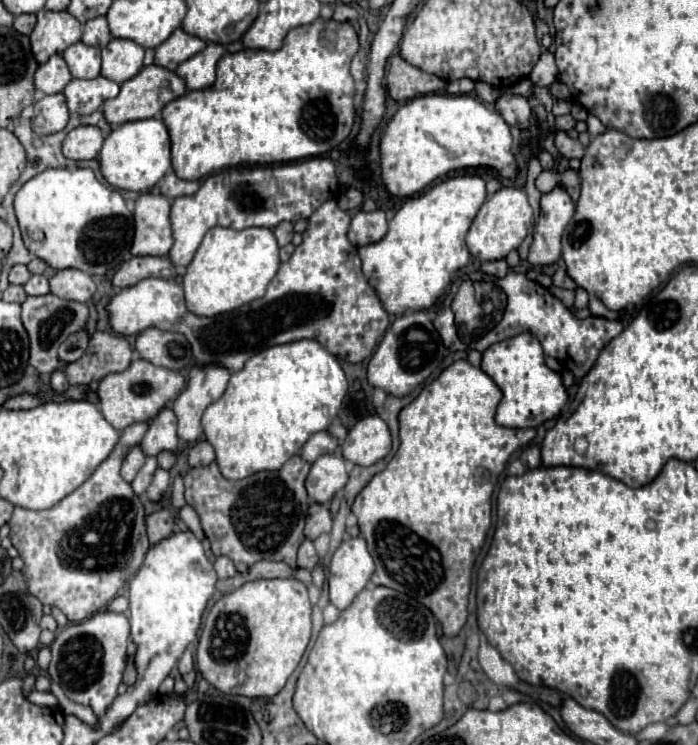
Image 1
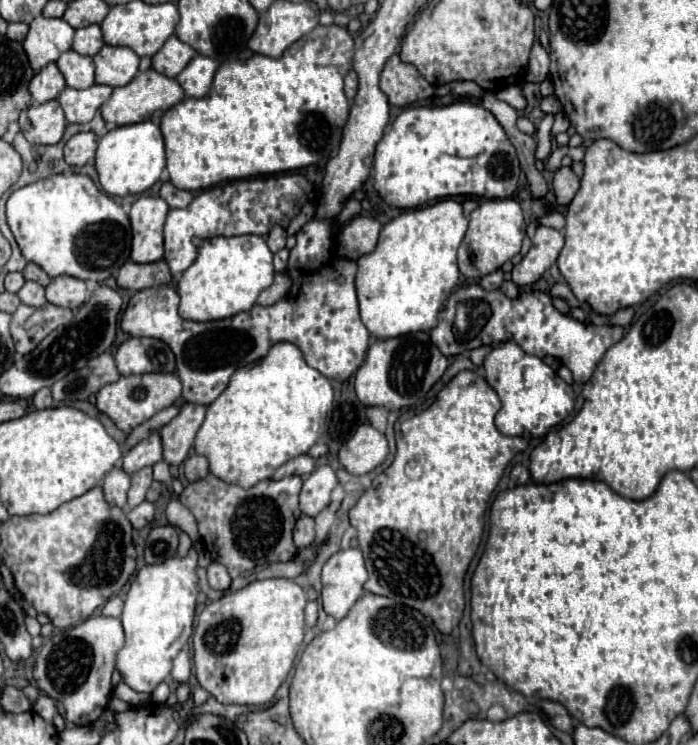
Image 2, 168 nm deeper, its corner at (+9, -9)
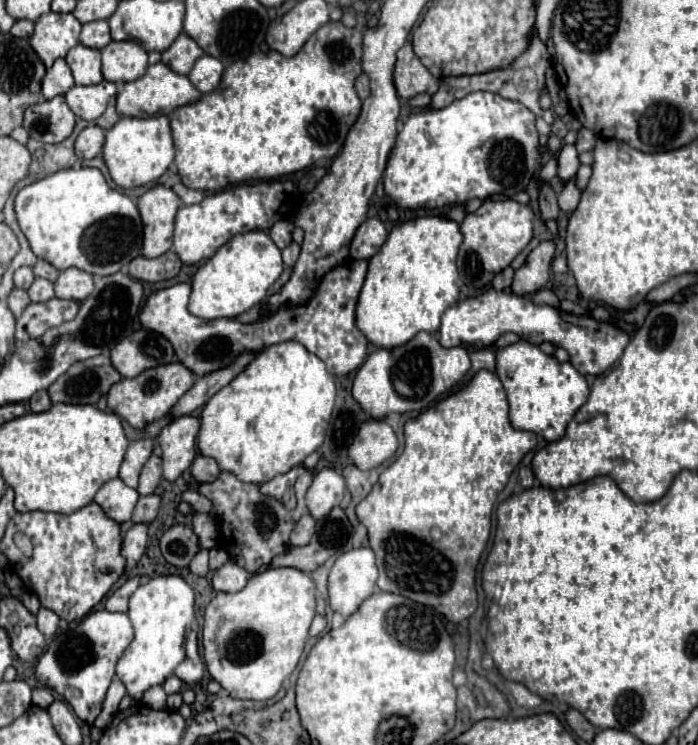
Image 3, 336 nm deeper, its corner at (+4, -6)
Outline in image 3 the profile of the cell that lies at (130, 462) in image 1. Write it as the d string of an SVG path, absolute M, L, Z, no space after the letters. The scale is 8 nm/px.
M118 477L108 481L106 485L102 485L102 489L94 495L94 503L98 503L102 507L102 511L106 513L106 517L110 517L112 521L118 523L126 523L130 521L132 509L138 501L138 491L124 485Z

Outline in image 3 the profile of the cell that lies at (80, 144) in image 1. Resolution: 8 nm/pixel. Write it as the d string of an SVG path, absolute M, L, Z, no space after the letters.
M88 125L76 139L76 155L80 159L94 159L102 153L104 129L98 125Z

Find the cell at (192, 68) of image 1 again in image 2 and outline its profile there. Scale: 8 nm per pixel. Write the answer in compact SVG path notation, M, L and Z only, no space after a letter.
M197 54L175 80L181 84L187 96L201 98L209 92L215 70L217 70L217 62L213 58Z

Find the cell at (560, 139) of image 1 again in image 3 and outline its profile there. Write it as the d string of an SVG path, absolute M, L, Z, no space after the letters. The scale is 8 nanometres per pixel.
M582 165L582 167L578 169L578 173L576 173L576 187L578 187L580 191L584 191L584 187L588 185L590 175L592 175L592 167L590 167L590 165Z

